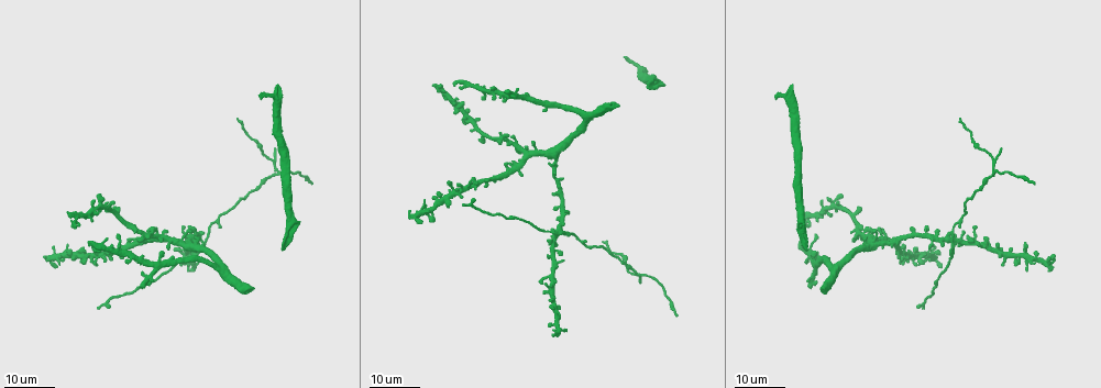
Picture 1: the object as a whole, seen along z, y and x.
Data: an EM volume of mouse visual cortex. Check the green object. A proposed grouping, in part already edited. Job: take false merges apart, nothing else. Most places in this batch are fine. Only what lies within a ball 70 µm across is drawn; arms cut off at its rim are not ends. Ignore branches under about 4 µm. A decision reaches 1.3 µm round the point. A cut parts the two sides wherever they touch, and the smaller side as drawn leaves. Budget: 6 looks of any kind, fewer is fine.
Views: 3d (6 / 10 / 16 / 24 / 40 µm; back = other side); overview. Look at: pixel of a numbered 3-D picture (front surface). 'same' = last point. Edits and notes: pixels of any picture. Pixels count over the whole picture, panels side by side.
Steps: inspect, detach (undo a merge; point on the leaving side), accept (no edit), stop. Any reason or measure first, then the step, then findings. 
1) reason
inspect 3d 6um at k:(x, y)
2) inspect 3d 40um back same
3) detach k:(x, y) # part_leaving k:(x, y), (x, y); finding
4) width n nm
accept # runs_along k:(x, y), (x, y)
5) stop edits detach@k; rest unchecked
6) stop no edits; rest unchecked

inspect 3d 16um at 1:(876, 247)

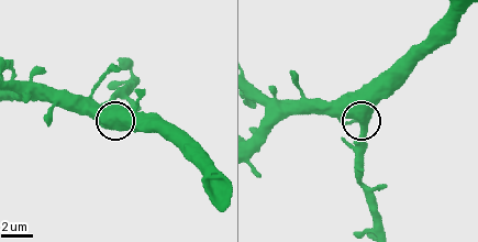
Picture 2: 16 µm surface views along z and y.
zoom in
inspect 3d 6um at 2:(360, 119)

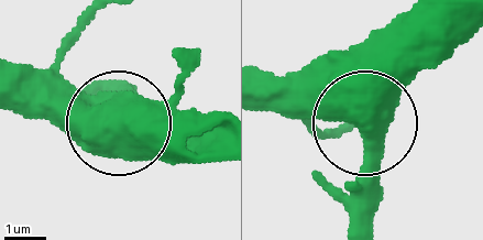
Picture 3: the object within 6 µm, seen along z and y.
width 550 nm
accept # all the same neuron

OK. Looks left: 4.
small branch off a trunk
inspect 3d 16um at 1:(949, 254)

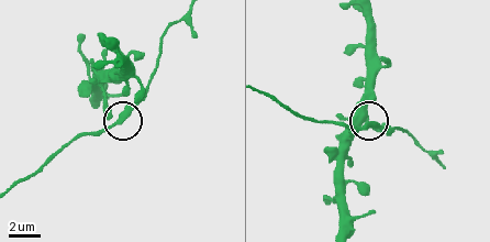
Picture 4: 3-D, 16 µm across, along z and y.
inspect 3d 10um at 4:(118, 122)

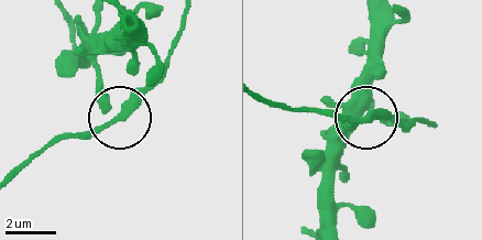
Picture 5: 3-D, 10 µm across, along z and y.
width 270 nm
accept # continuous, no second neuron

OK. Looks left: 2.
inspect 3d 24um at 1:(278, 171)

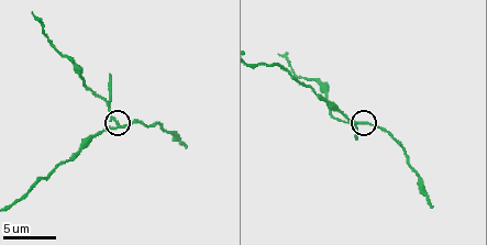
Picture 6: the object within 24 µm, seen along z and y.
inspect 3d 6um at 6:(364, 123)

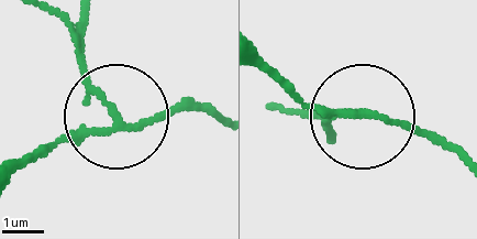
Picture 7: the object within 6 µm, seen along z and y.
arms 3
detach 7:(88, 72) # part_leaving 7:(122, 123), (48, 14); a second neuron is stuck on

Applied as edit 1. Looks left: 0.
stop edits detach@7; rest unchecked

